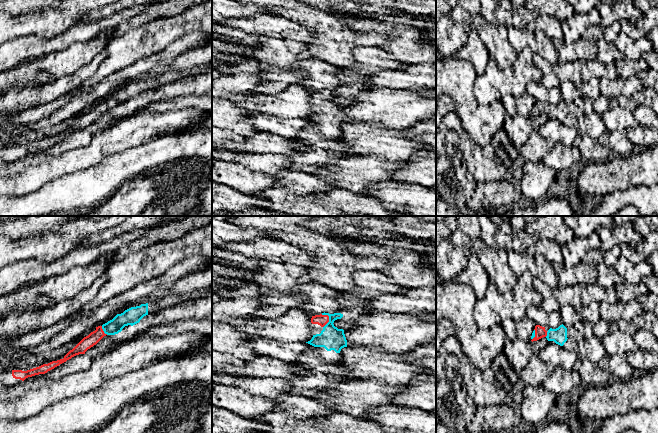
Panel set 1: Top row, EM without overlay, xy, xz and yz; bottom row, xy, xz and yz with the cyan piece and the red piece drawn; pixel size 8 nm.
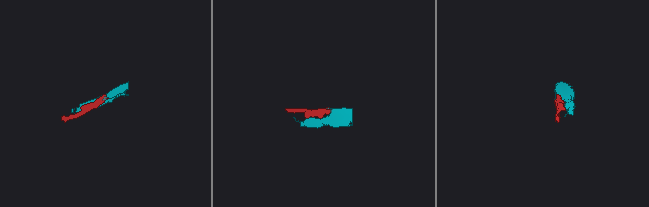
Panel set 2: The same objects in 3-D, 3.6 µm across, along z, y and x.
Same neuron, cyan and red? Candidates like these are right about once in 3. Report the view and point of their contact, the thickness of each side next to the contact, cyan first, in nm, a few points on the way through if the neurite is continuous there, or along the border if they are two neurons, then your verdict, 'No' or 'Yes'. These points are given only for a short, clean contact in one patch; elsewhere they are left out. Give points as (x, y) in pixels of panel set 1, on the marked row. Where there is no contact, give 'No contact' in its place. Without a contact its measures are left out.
Touches cyan at xz (329, 321). Thickness 190 nm (cyan) against 90 nm. Path across: xz (331, 338), (329, 321), (322, 320). Yes

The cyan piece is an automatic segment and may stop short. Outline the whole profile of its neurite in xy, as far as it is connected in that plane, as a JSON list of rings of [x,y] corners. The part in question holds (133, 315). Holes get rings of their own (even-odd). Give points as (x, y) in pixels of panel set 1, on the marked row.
[[[212,287],[202,288],[201,290],[191,291],[188,294],[169,295],[165,298],[160,298],[154,302],[141,304],[140,306],[131,307],[121,314],[117,314],[112,320],[96,327],[96,330],[91,332],[88,336],[84,337],[72,350],[70,350],[63,359],[52,361],[48,364],[43,364],[39,367],[22,371],[22,370],[5,370],[1,373],[2,383],[10,386],[24,381],[28,377],[39,374],[45,374],[54,369],[60,364],[66,362],[72,357],[85,354],[85,352],[96,345],[104,336],[115,335],[122,331],[125,326],[135,325],[140,320],[151,313],[155,313],[162,309],[173,307],[184,301],[196,299],[201,297],[211,297]]]

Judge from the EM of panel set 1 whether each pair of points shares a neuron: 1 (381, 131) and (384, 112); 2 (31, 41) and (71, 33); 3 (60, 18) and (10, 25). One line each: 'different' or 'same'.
1: different
2: same
3: same

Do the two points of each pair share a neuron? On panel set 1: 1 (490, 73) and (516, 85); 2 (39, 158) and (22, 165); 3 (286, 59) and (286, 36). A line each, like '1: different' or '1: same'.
1: same
2: same
3: same

